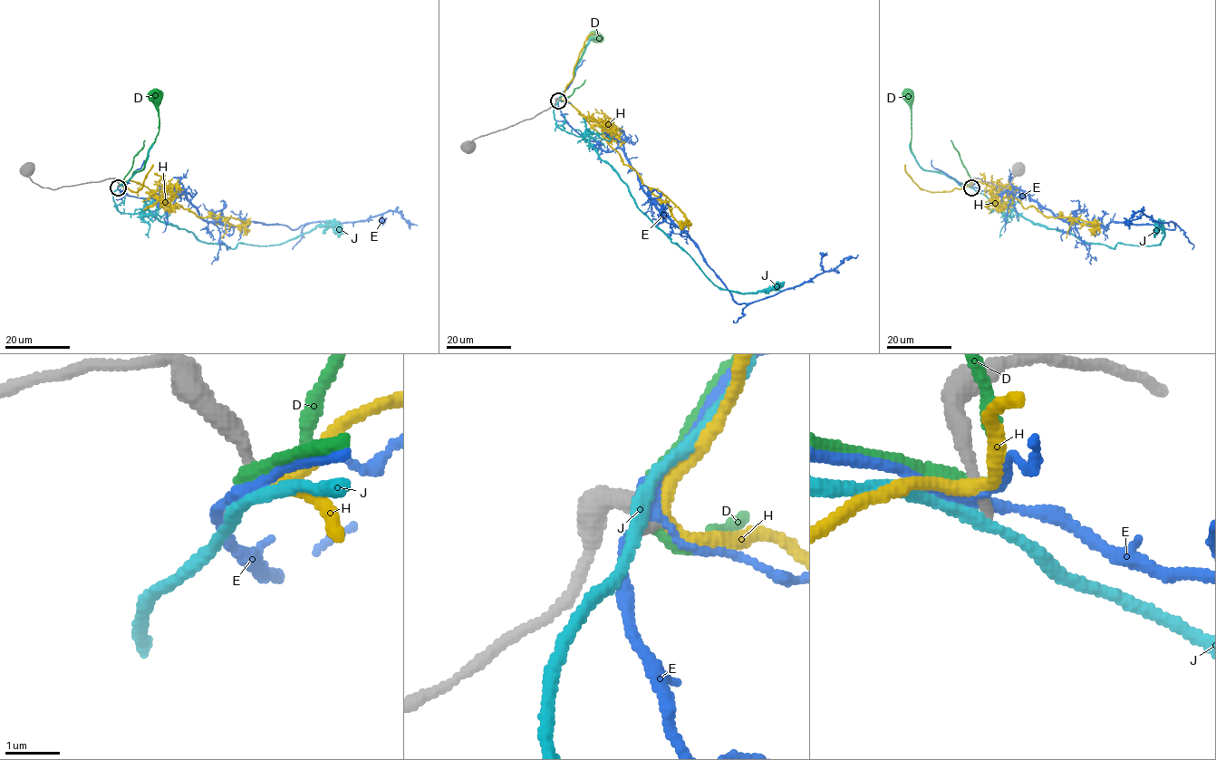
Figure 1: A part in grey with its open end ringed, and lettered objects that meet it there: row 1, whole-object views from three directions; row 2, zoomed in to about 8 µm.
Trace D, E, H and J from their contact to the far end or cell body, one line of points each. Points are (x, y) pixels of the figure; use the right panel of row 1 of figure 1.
D: (969, 185), (941, 172), (924, 170), (918, 164), (911, 148), (909, 97)
E: (970, 187), (1005, 197), (1023, 197), (1021, 190), (1076, 222), (1164, 229), (1174, 224), (1137, 211), (1125, 226)
H: (970, 185), (979, 181), (1000, 197), (1017, 197), (1025, 208), (1033, 206), (1044, 216), (1093, 226), (1096, 235)
J: (970, 187), (1001, 213), (1014, 210), (1088, 243), (1156, 245), (1164, 236), (1162, 226), (1154, 237)

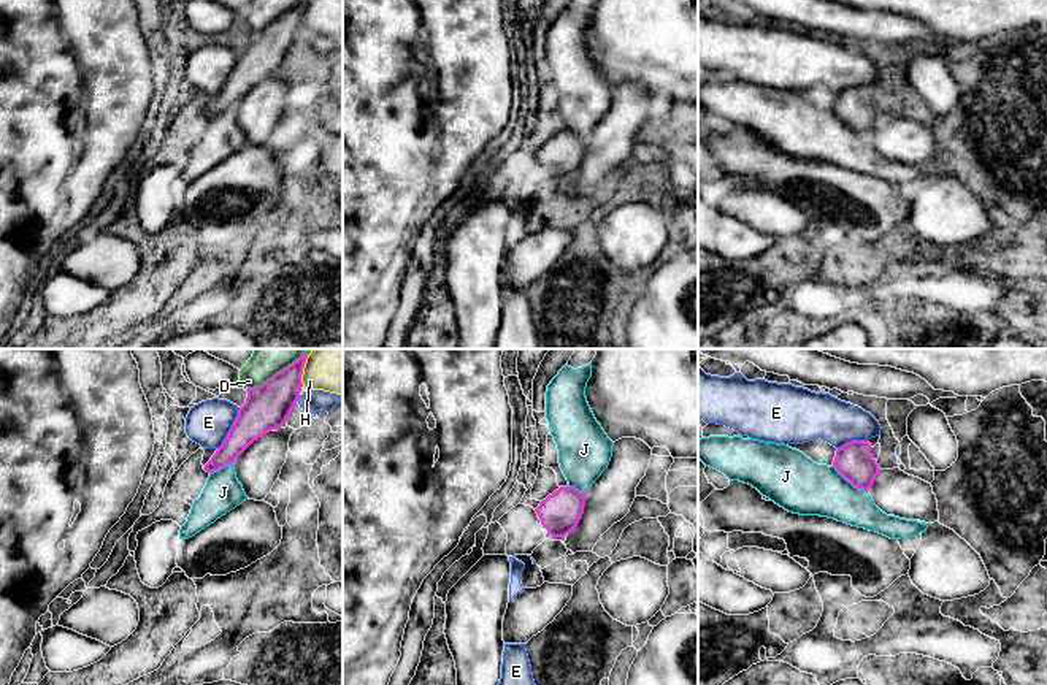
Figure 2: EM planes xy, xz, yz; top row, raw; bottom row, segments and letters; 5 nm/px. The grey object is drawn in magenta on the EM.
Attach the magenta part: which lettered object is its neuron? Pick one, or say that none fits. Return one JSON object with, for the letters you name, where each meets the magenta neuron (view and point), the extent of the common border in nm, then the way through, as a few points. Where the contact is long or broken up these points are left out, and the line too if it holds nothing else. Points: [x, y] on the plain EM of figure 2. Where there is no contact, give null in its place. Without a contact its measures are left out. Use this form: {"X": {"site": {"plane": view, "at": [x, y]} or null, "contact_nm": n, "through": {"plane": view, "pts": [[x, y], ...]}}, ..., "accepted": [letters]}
{"accepted": []}

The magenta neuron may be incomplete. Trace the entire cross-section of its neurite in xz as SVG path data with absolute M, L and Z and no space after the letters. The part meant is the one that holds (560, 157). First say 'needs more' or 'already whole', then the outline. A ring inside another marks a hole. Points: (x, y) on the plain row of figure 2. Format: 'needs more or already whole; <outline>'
already whole; M560 132L535 154L543 173L552 182L565 182L579 168L584 159L585 138L574 132Z

